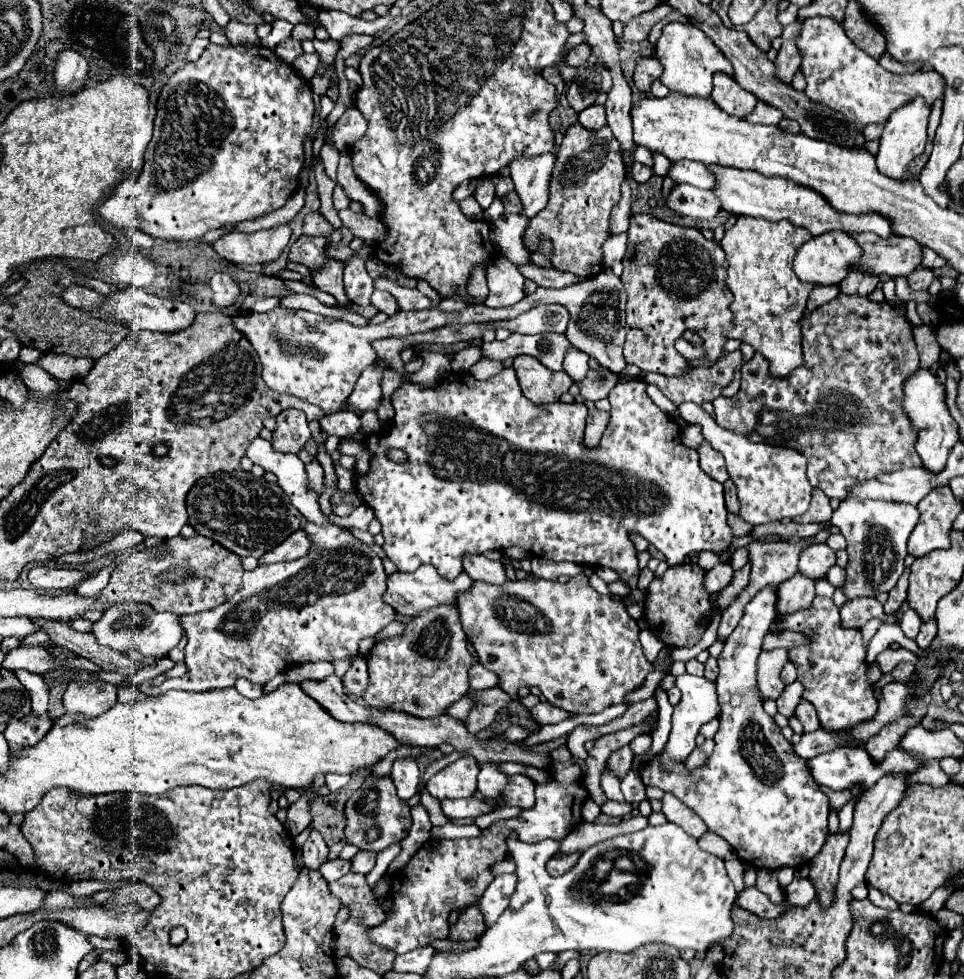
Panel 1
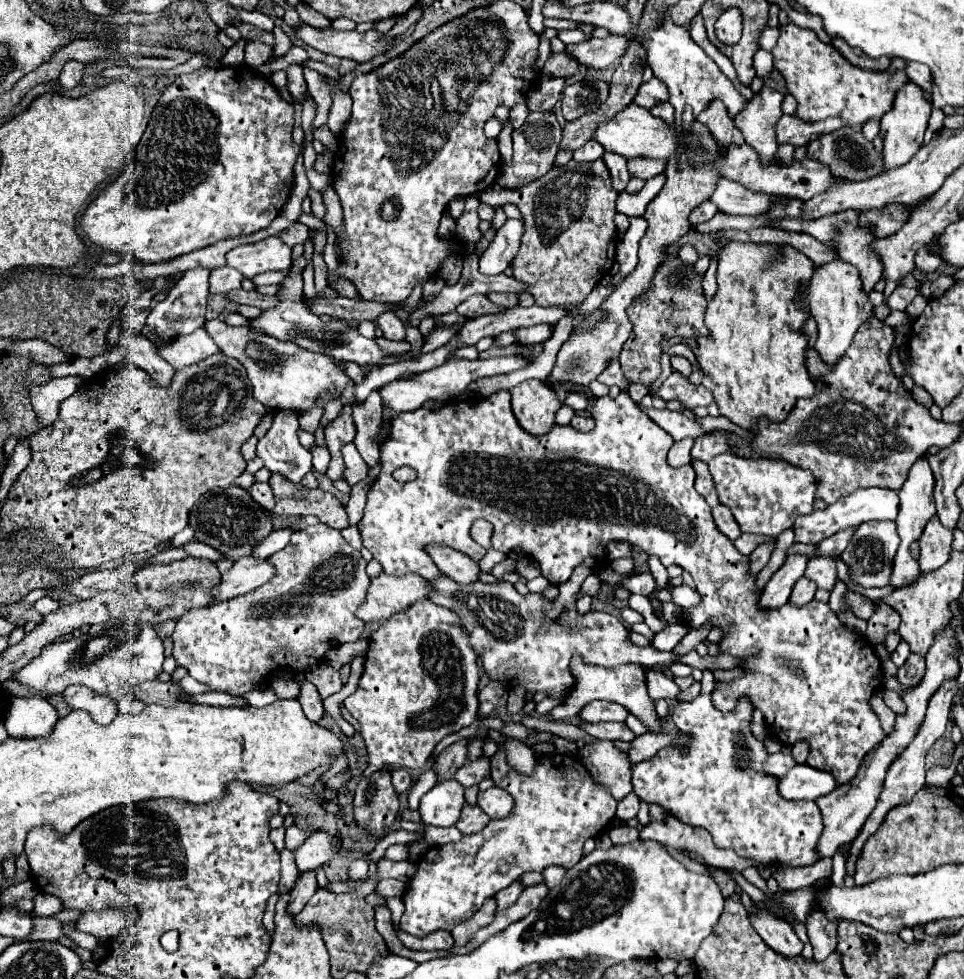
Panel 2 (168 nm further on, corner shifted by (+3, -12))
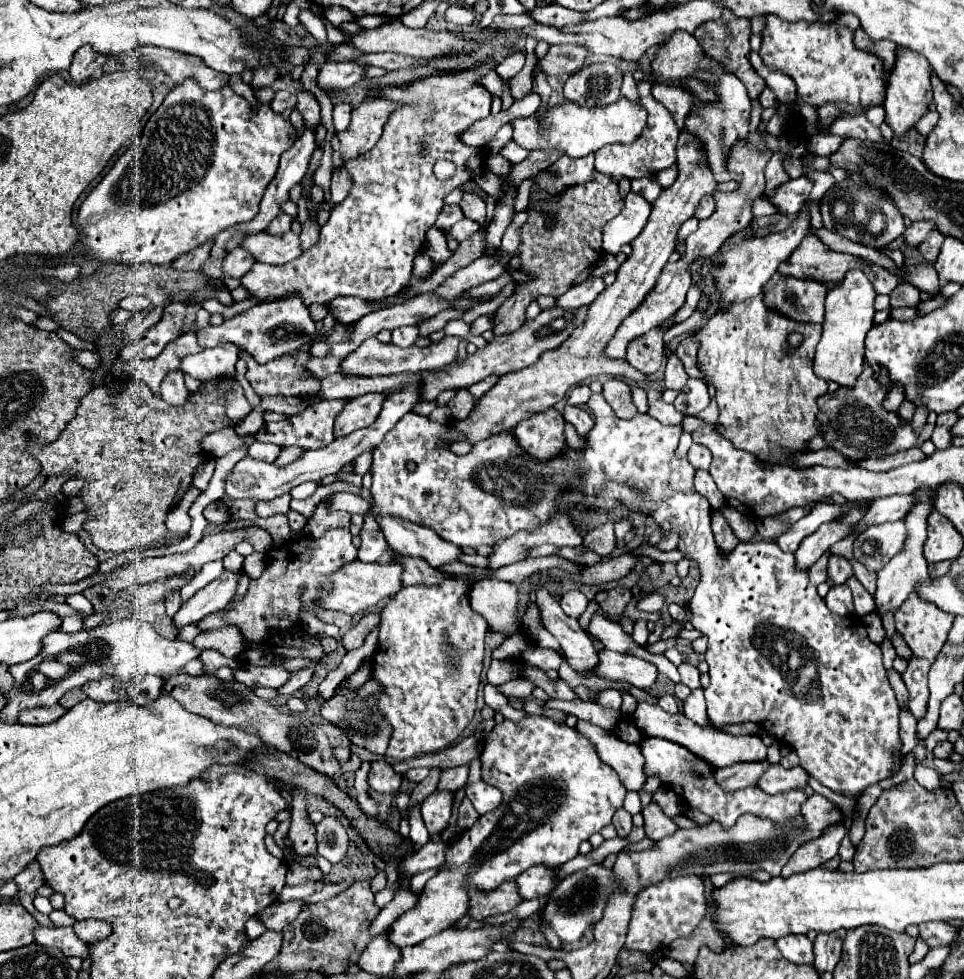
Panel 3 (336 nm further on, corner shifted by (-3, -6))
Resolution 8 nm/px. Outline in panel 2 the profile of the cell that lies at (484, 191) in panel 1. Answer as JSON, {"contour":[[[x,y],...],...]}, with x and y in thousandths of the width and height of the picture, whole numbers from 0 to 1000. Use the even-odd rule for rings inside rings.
{"contour":[[[484,201],[482,203],[482,213],[478,218],[476,224],[472,224],[474,228],[474,242],[478,246],[491,246],[495,248],[499,244],[499,236],[497,232],[497,222],[495,222],[495,211],[497,211],[497,203],[495,201]]]}

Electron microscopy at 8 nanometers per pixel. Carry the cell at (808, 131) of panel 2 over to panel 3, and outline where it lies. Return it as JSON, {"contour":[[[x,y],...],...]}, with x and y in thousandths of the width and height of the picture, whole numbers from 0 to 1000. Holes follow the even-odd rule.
{"contour":[[[874,115],[874,117],[866,120],[866,126],[862,126],[862,130],[858,130],[858,138],[891,140],[891,142],[901,142],[901,144],[916,144],[914,134],[899,124],[897,115],[893,115],[893,117]]]}

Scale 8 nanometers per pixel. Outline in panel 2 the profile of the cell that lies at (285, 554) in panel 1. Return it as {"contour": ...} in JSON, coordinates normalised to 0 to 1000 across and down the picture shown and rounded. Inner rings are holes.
{"contour":[[[250,569],[250,573],[244,573],[244,577],[229,587],[229,596],[221,600],[221,616],[238,614],[246,608],[262,604],[267,598],[273,598],[283,589],[283,577],[279,577],[277,571],[262,571],[262,569]]]}

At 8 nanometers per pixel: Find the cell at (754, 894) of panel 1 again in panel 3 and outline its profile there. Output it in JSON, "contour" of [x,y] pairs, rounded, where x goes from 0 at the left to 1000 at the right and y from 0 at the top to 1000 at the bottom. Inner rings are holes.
{"contour":[[[814,955],[812,959],[806,959],[806,967],[821,984],[843,984],[843,963],[837,955]]]}

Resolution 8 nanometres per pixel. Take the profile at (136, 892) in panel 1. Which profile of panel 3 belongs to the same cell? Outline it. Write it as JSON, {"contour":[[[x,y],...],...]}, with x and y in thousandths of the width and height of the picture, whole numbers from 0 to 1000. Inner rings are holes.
{"contour":[[[90,939],[90,941],[80,941],[76,945],[80,957],[88,963],[99,963],[103,959],[109,959],[111,955],[115,955],[115,945],[107,943],[105,939]]]}

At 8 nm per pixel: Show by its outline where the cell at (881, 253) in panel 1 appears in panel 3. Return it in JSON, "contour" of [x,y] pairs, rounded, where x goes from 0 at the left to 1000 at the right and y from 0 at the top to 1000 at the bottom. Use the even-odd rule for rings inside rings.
{"contour":[[[964,224],[947,228],[945,232],[939,234],[939,252],[943,252],[943,254],[953,252],[953,248],[957,248],[966,236],[970,236],[970,228],[966,228]]]}

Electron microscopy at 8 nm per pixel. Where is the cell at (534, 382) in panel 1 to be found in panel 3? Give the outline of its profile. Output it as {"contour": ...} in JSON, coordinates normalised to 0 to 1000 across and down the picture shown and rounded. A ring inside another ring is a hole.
{"contour":[[[572,416],[538,432],[534,436],[534,444],[538,448],[538,455],[549,465],[553,465],[555,469],[572,469],[580,465],[586,457],[584,432],[584,424]]]}

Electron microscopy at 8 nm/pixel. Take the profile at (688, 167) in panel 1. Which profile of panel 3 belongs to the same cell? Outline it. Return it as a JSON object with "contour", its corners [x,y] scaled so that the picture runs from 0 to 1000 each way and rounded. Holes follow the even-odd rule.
{"contour":[[[835,179],[829,183],[818,183],[816,187],[812,187],[812,191],[808,191],[808,195],[804,195],[804,199],[798,201],[798,205],[808,218],[825,220],[839,203],[841,191],[843,187]]]}

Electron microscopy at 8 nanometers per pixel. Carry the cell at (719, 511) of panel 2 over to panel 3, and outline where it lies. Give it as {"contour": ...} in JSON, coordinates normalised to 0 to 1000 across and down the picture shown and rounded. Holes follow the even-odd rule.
{"contour":[[[740,522],[740,532],[738,532],[738,536],[740,536],[740,546],[742,546],[742,551],[744,551],[744,557],[746,557],[746,561],[750,561],[750,565],[754,565],[756,561],[760,561],[760,559],[767,555],[767,551],[762,549],[760,540],[756,538],[756,534],[754,534],[754,530],[750,528],[748,522]]]}

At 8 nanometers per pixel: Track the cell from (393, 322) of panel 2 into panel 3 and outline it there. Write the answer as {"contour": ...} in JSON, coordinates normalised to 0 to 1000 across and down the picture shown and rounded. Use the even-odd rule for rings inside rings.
{"contour":[[[414,334],[408,338],[408,348],[414,354],[424,354],[430,350],[430,346],[435,344],[435,336],[433,334]]]}

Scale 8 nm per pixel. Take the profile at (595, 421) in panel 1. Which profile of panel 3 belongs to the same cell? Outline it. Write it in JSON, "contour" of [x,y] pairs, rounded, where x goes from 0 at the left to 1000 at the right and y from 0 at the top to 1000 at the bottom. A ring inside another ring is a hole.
{"contour":[[[588,414],[586,420],[584,420],[584,426],[586,426],[586,430],[590,430],[590,432],[596,434],[596,438],[599,438],[599,442],[601,442],[603,446],[607,446],[607,444],[611,442],[611,438],[615,436],[613,424],[611,424],[607,418],[603,418],[603,416],[592,416],[592,414]]]}

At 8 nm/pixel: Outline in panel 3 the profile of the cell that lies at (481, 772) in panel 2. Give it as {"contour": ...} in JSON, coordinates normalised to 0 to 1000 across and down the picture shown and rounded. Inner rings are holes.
{"contour":[[[487,781],[462,785],[455,798],[455,806],[478,806],[484,802],[484,794],[487,794]]]}

